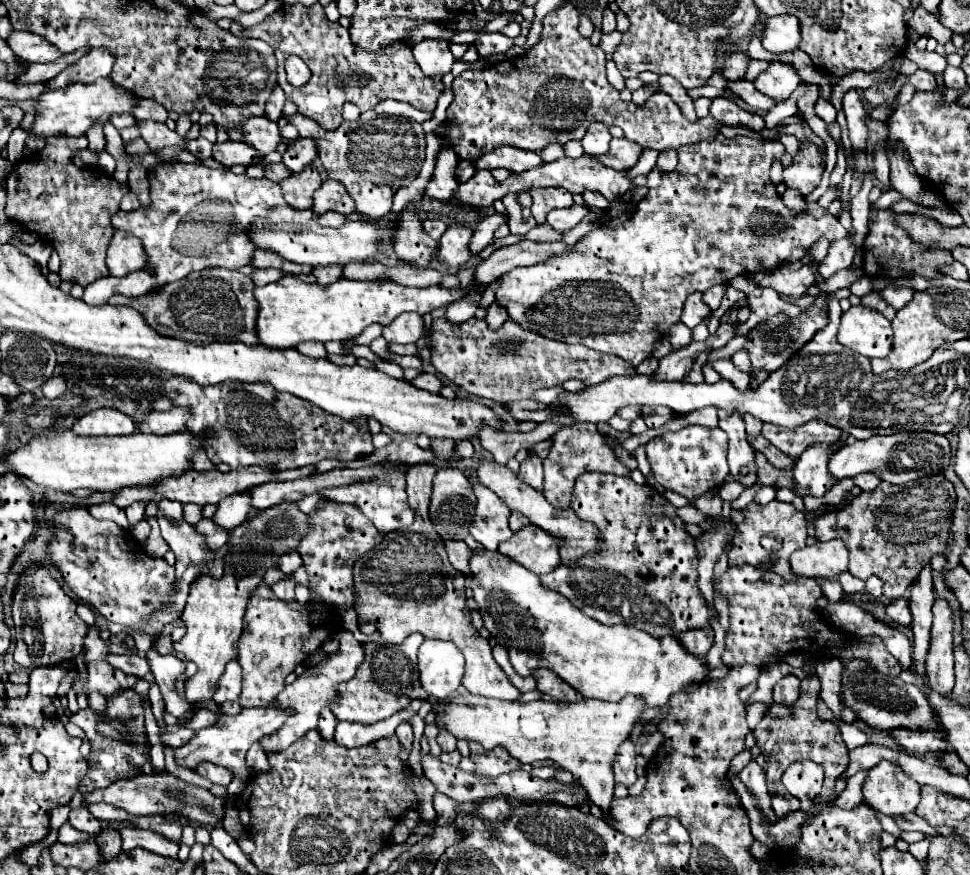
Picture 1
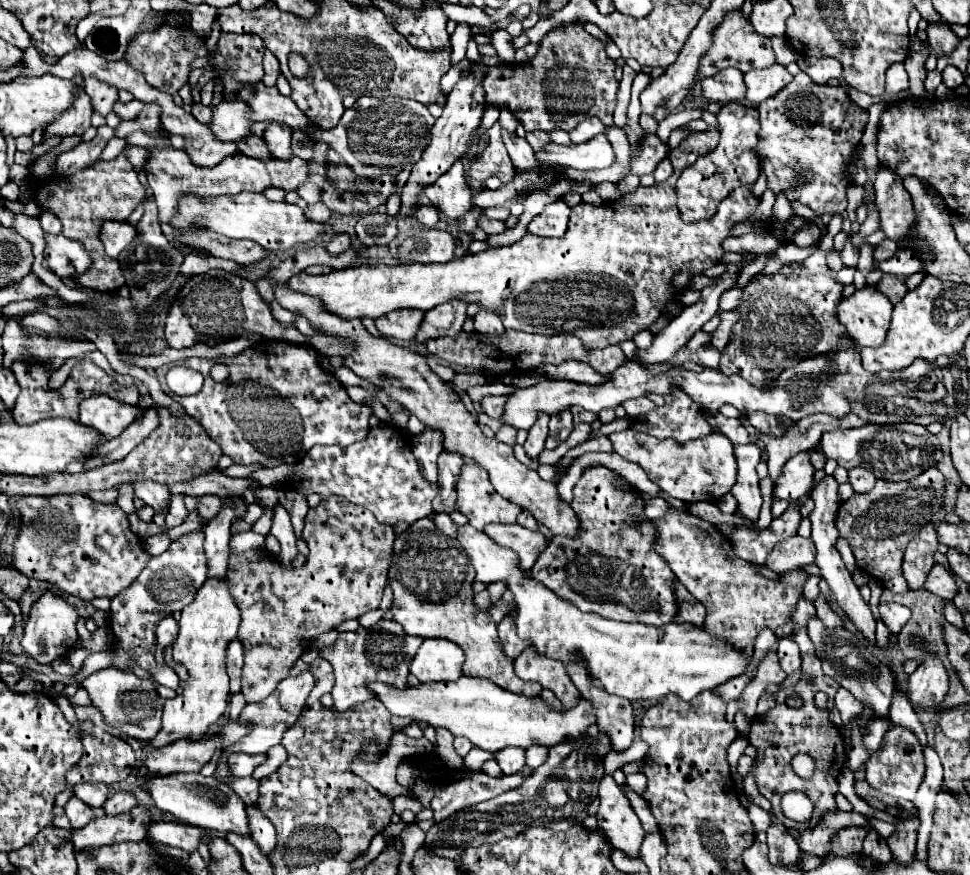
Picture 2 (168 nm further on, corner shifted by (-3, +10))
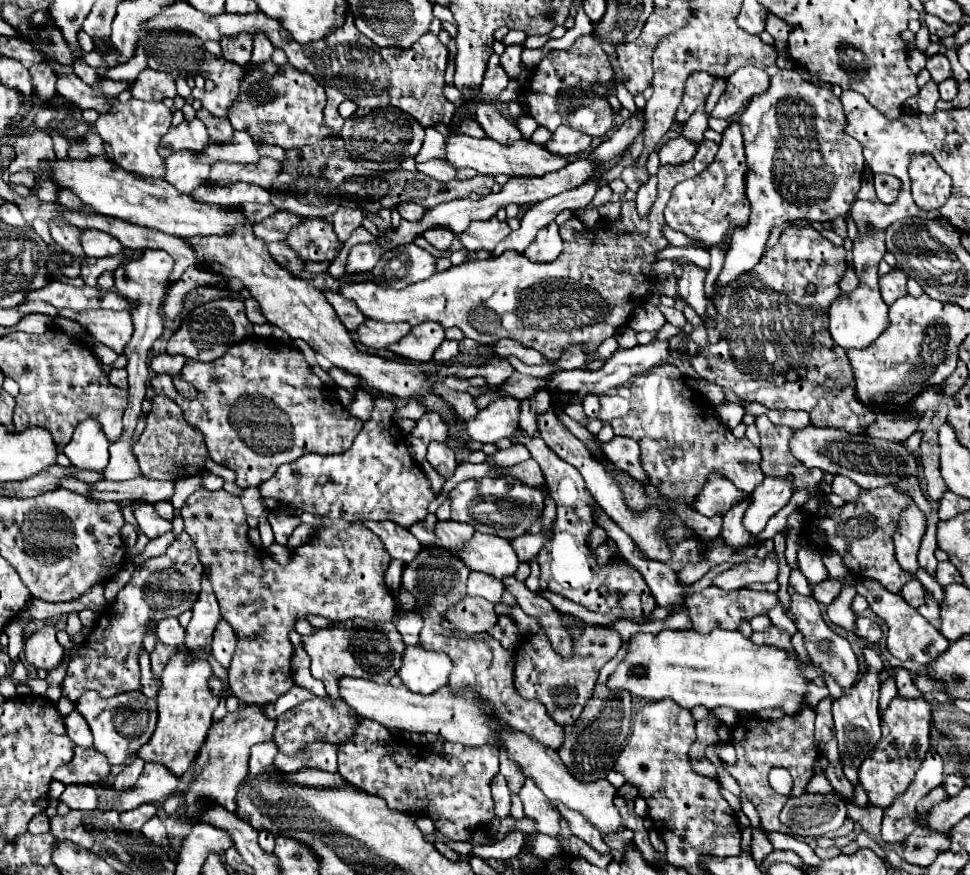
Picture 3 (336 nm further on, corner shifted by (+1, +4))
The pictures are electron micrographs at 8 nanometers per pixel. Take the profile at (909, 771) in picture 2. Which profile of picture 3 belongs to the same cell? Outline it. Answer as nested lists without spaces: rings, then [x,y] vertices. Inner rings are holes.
[[[897,695],[887,711],[881,715],[881,739],[873,755],[865,757],[859,767],[859,781],[867,791],[869,803],[887,809],[899,795],[911,785],[919,765],[923,763],[929,751],[929,727],[931,727],[931,703],[921,697],[903,697]]]

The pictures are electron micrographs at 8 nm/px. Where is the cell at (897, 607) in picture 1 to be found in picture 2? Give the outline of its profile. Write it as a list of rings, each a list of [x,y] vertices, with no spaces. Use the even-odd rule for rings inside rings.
[[[879,603],[879,619],[887,625],[889,633],[895,635],[901,631],[901,627],[909,621],[911,611],[897,603]]]

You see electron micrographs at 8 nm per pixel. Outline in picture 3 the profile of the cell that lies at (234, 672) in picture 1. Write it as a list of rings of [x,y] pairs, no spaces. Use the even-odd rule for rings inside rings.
[[[219,621],[215,633],[213,633],[213,643],[211,643],[211,655],[221,663],[221,667],[227,671],[231,665],[235,653],[235,633],[227,621]]]

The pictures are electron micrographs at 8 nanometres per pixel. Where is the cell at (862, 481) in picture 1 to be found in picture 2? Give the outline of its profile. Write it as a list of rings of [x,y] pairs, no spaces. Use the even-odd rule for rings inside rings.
[[[855,467],[855,469],[849,469],[849,485],[853,487],[855,493],[867,493],[873,489],[875,485],[875,475],[863,467]]]

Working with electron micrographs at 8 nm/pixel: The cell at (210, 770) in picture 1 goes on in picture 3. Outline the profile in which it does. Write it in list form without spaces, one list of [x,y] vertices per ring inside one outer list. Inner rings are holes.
[[[269,741],[267,745],[253,745],[251,747],[251,761],[249,761],[249,777],[257,777],[267,773],[267,769],[273,765],[273,759],[277,755],[275,743]]]

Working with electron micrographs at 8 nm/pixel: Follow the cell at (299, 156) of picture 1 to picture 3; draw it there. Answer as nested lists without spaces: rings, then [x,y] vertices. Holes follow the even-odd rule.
[[[235,133],[227,145],[209,145],[207,151],[201,153],[203,161],[215,163],[215,161],[245,161],[245,163],[257,163],[261,161],[259,147],[263,141],[257,141],[249,137],[249,133]]]

